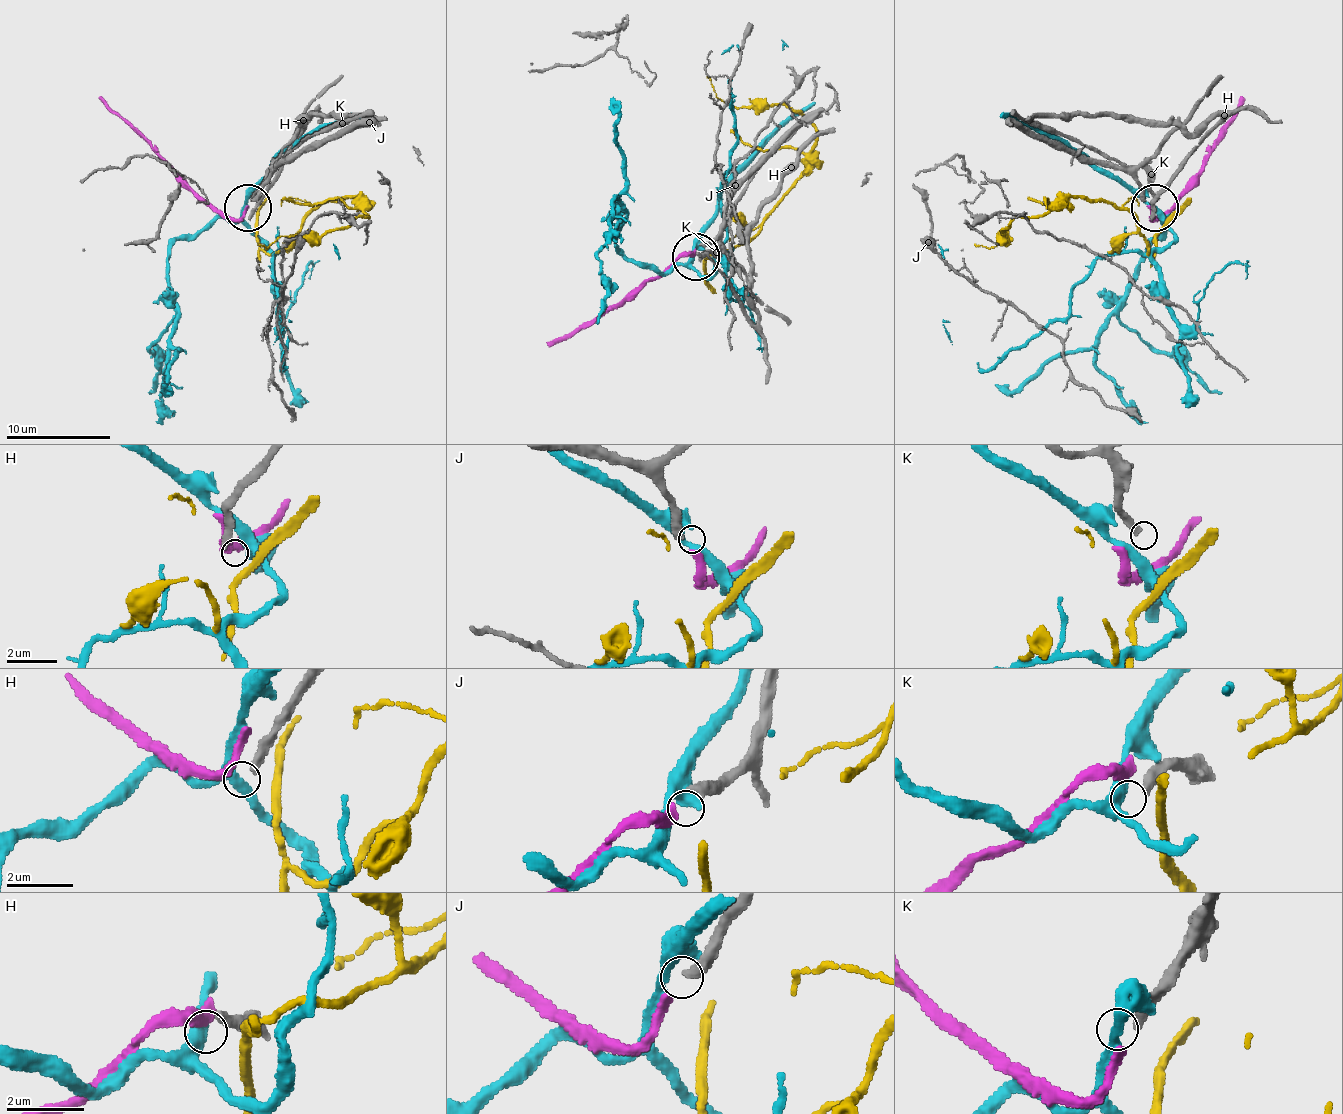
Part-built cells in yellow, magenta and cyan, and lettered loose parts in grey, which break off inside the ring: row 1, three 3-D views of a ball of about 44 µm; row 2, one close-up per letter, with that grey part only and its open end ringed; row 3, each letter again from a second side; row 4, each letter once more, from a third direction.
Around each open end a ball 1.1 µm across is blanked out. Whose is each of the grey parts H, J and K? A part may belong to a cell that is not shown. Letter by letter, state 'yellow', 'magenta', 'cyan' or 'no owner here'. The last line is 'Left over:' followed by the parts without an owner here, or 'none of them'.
H: no owner here
J: magenta
K: no owner here
Left over: H, K

